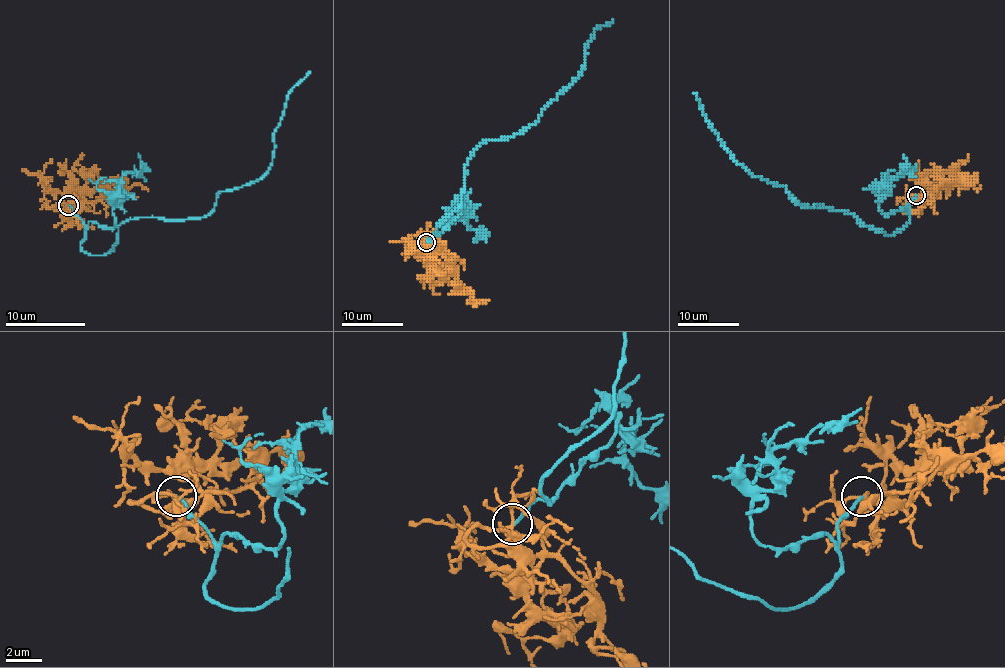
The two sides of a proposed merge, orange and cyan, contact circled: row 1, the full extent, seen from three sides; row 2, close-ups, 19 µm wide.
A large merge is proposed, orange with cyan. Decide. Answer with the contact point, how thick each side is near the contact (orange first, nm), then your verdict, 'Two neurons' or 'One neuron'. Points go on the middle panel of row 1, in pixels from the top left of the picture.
Place: (426, 242). Thickness 160 nm (orange) against 170 nm. One neuron

